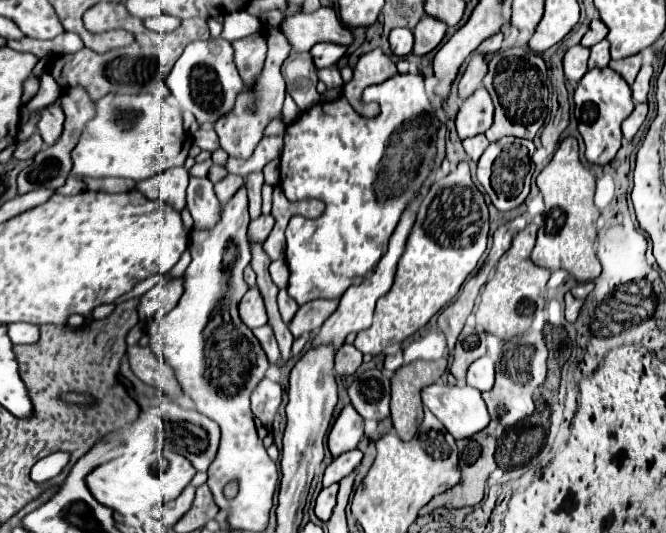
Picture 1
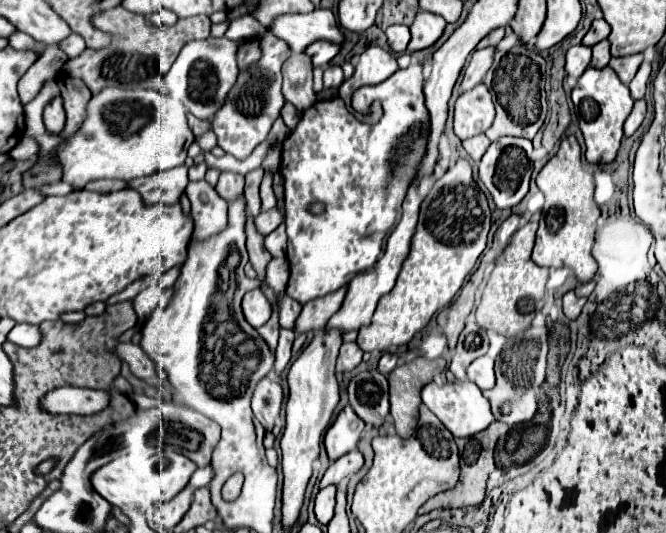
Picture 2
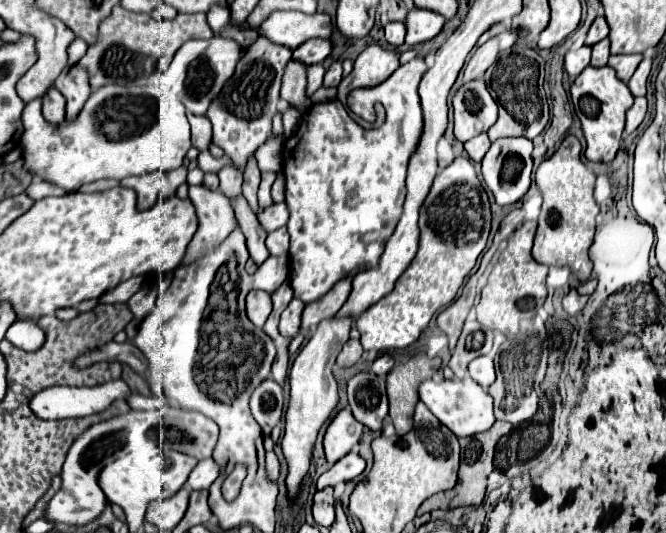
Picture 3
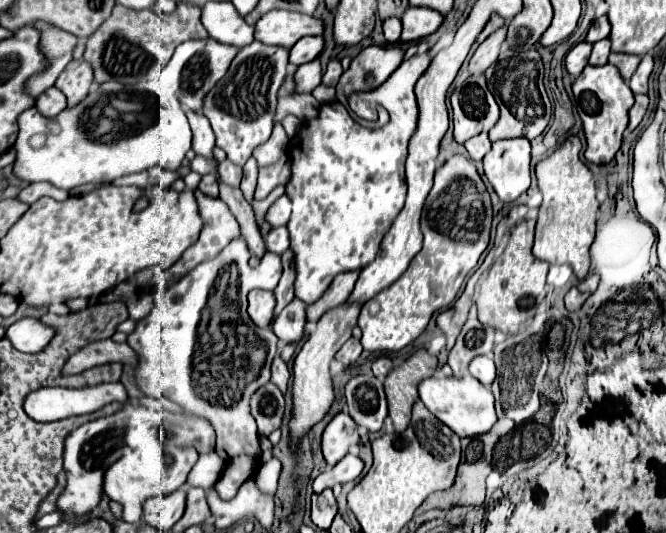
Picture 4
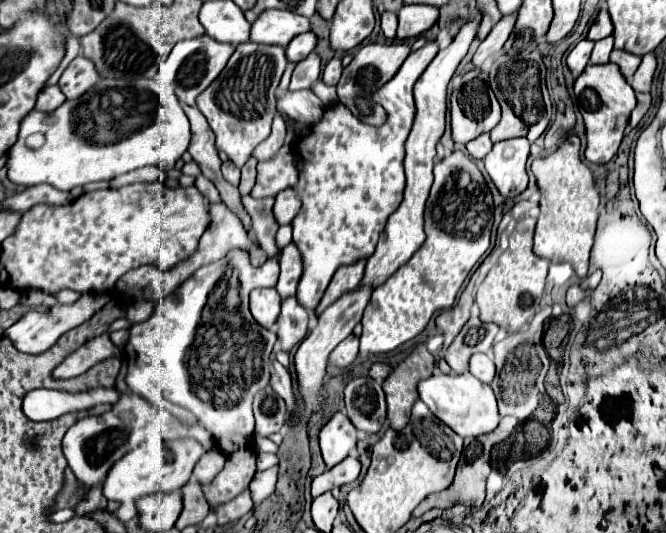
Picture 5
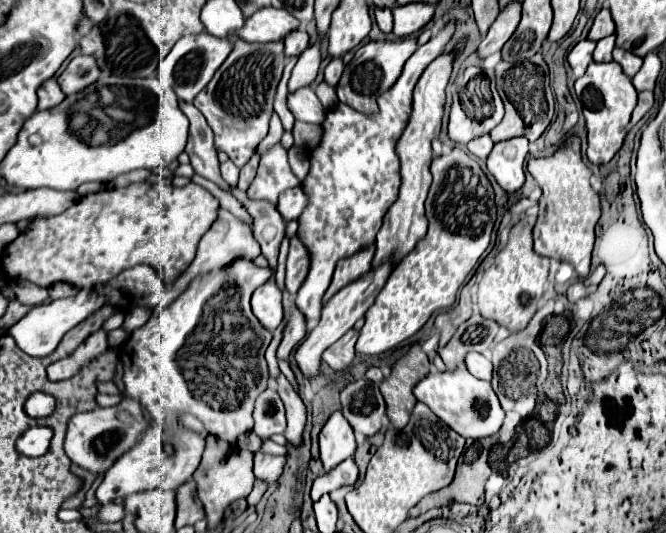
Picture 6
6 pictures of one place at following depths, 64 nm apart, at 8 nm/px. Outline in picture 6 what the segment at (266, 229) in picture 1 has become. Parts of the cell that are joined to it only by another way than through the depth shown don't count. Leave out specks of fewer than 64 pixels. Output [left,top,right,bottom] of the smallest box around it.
[276,186,306,222]

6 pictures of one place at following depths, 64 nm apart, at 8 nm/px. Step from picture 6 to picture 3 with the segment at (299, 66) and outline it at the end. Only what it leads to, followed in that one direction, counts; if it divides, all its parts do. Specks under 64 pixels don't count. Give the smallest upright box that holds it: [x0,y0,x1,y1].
[308,64,326,96]

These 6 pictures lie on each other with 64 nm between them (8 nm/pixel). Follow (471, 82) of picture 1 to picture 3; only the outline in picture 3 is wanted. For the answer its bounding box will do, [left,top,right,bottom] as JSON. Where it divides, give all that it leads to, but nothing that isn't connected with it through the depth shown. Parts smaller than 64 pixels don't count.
[464,38,498,82]

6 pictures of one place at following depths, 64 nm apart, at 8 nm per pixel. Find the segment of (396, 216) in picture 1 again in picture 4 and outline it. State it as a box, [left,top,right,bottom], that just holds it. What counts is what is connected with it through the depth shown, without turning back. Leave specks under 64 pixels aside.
[286,54,428,304]

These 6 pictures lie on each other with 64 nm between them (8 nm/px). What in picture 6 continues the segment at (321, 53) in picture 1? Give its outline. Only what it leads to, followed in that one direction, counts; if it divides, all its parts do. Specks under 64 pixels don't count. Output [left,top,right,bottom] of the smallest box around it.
[284,30,310,56]

